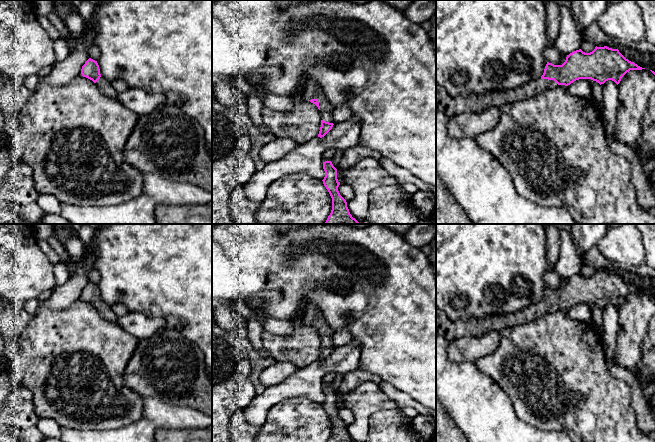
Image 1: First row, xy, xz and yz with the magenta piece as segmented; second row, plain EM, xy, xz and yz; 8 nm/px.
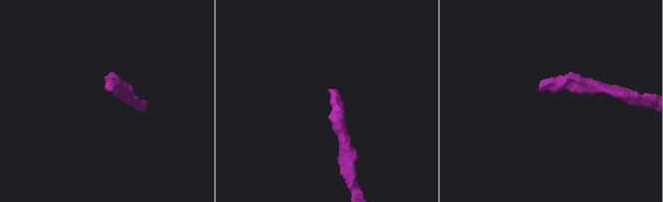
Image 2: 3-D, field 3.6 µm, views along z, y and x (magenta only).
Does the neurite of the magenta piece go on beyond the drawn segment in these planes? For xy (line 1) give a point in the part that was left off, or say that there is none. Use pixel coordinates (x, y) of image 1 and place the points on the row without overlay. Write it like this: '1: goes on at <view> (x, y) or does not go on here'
1: goes on at xy (104, 310)

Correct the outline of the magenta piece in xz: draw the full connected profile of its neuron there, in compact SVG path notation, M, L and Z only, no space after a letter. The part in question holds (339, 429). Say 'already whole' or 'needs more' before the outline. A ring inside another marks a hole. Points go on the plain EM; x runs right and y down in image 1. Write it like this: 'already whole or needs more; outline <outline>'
already whole; outline M331 385L323 386L323 393L325 401L322 405L332 422L332 434L328 442L353 442L347 431L346 424L338 415L340 406L337 403L337 393Z

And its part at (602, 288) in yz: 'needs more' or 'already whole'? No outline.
needs more

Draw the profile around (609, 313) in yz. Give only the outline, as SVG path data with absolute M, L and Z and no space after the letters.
M608 304L604 308L601 308L601 316L604 324L603 345L605 356L615 359L619 328L618 309L614 305Z

